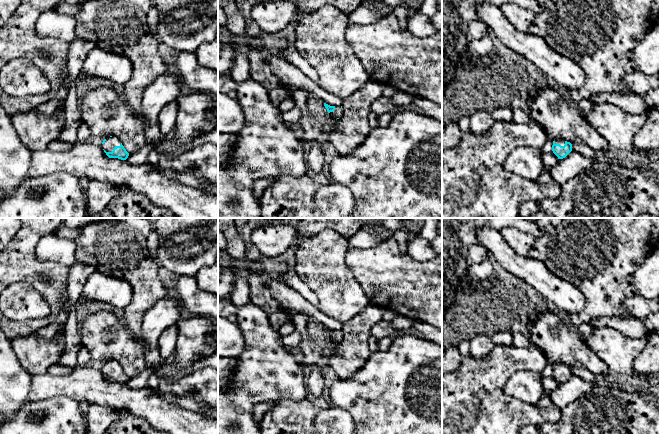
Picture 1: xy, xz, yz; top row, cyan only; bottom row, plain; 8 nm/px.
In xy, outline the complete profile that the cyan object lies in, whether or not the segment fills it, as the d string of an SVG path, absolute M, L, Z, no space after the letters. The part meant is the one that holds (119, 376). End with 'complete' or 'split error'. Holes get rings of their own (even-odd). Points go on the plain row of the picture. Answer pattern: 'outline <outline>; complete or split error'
outline M110 360L104 363L101 370L109 382L126 384L129 380L129 377L117 361Z; split error

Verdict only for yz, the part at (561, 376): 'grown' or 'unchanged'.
grown

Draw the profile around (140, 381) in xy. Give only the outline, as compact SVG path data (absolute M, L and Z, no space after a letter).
M146 368L142 373L140 373L136 377L129 378L128 382L125 385L135 389L142 389L144 387L147 387L147 381L150 375L153 373L155 373L154 368Z

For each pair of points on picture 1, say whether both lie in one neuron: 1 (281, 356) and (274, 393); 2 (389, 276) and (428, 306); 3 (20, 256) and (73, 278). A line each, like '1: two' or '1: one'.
1: one
2: one
3: two

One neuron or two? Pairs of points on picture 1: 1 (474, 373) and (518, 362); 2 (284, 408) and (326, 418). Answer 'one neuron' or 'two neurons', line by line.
1: one neuron
2: one neuron

